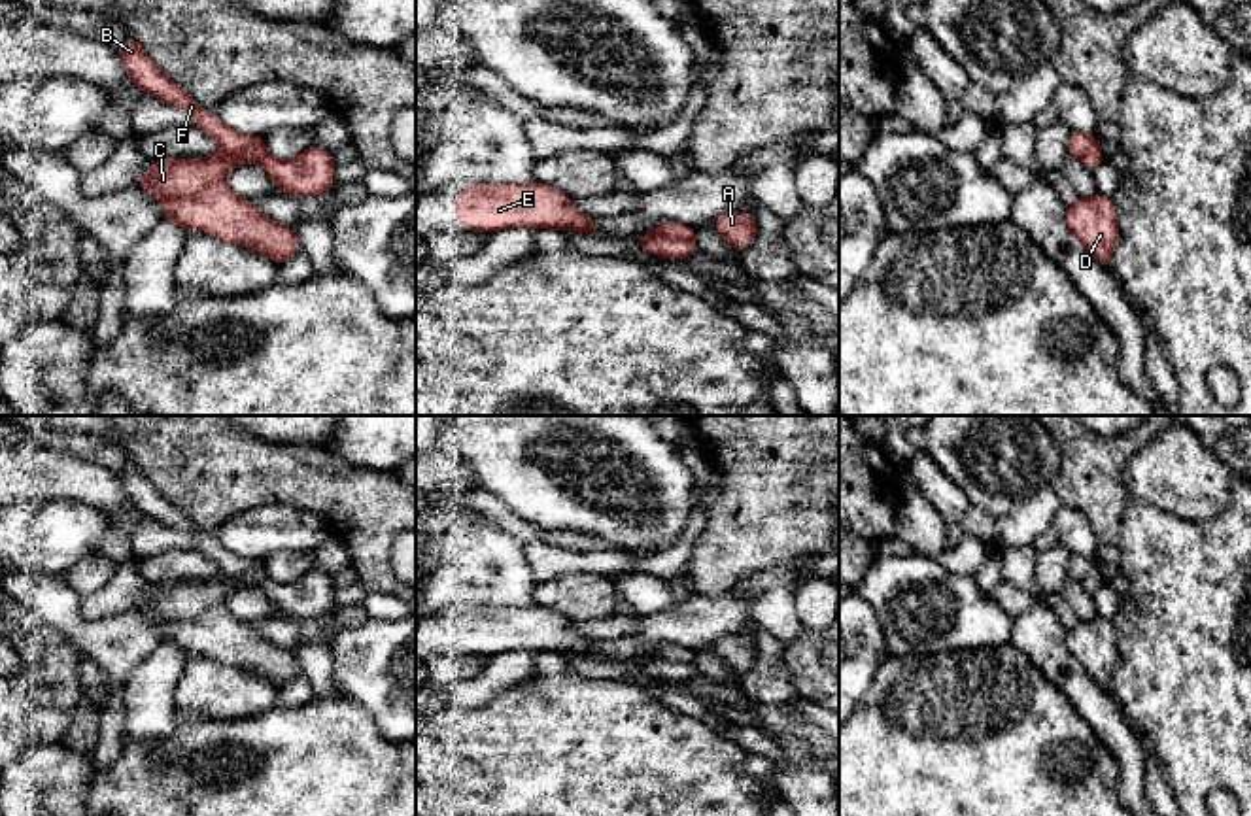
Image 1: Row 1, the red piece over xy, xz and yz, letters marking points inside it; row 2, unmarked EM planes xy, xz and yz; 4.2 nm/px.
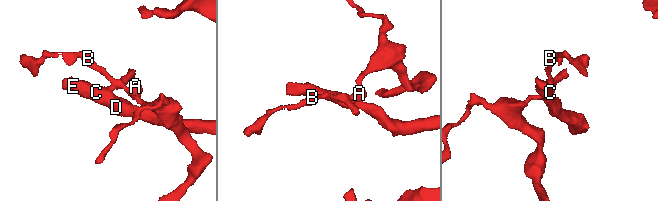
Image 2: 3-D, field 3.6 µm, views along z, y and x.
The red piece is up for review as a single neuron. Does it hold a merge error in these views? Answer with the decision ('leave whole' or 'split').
split

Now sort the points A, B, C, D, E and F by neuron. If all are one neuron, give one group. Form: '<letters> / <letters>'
A B F / C D E

